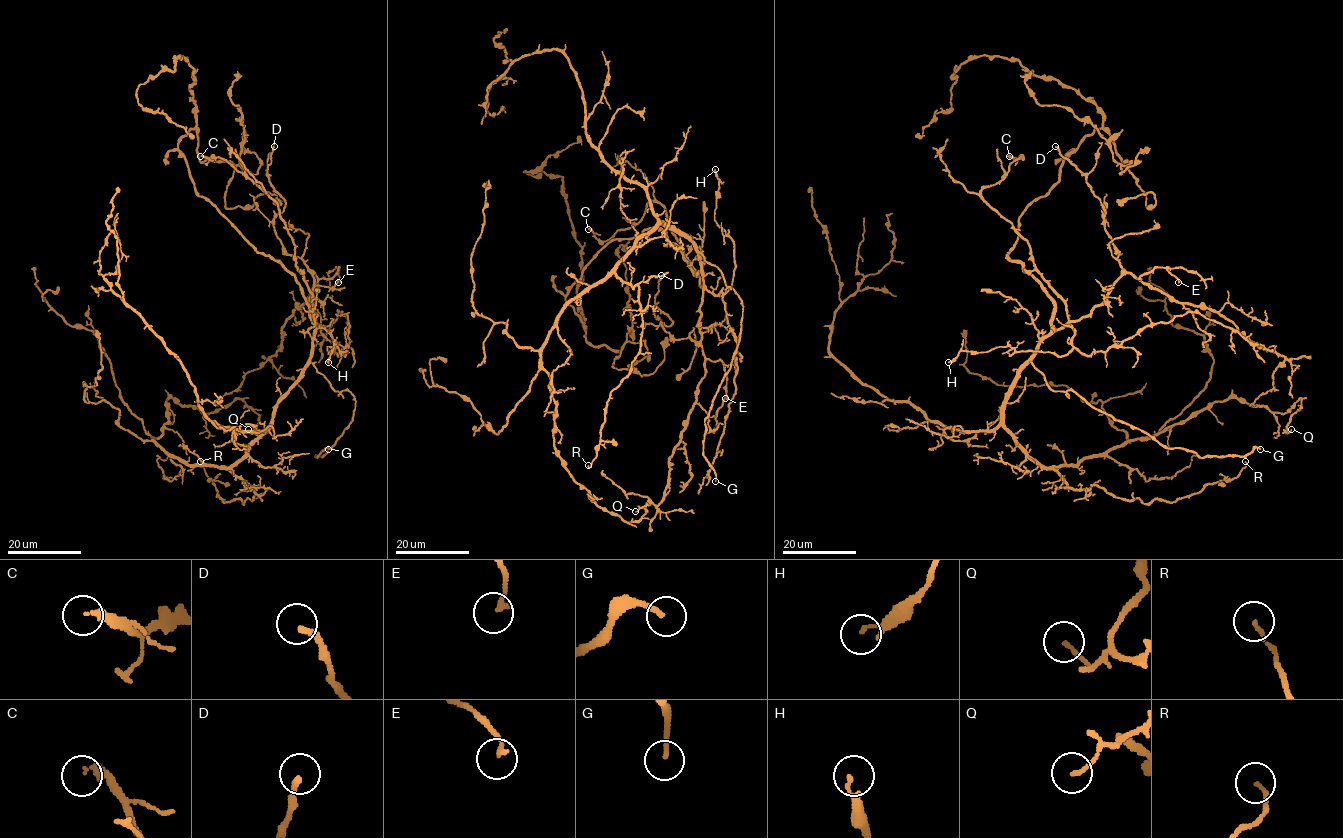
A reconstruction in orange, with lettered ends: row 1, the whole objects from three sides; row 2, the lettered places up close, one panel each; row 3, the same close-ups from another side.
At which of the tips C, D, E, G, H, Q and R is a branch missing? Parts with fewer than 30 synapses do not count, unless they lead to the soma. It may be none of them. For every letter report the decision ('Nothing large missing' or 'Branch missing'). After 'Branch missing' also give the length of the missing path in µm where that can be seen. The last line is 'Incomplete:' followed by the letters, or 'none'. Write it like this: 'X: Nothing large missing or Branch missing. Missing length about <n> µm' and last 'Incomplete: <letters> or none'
C: Nothing large missing
D: Nothing large missing
E: Nothing large missing
G: Branch missing. Missing length about 35 µm
H: Nothing large missing
Q: Nothing large missing
R: Nothing large missing
Incomplete: G

